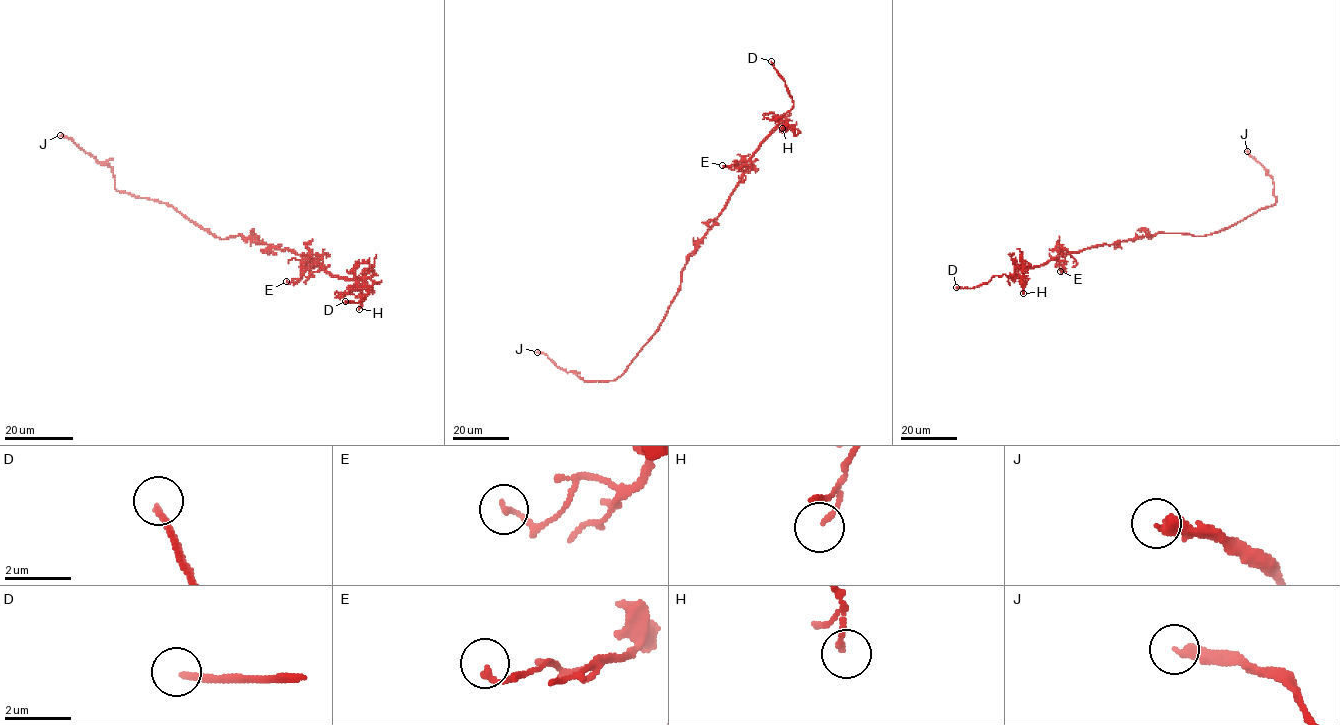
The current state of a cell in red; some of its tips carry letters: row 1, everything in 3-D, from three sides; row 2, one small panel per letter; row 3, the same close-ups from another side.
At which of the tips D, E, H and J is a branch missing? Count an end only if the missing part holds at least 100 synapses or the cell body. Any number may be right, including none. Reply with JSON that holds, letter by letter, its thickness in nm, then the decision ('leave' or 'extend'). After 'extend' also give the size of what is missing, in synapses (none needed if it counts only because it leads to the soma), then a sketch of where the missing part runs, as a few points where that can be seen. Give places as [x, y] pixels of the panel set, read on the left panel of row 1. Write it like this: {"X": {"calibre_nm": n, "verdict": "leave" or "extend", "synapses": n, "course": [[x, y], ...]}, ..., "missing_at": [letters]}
{"D": {"calibre_nm": 200, "verdict": "extend", "course": [[345, 301], [292, 299], [299, 307]]}, "E": {"calibre_nm": 160, "verdict": "leave"}, "H": {"calibre_nm": 140, "verdict": "leave"}, "J": {"calibre_nm": 320, "verdict": "leave"}, "missing_at": ["D"]}

